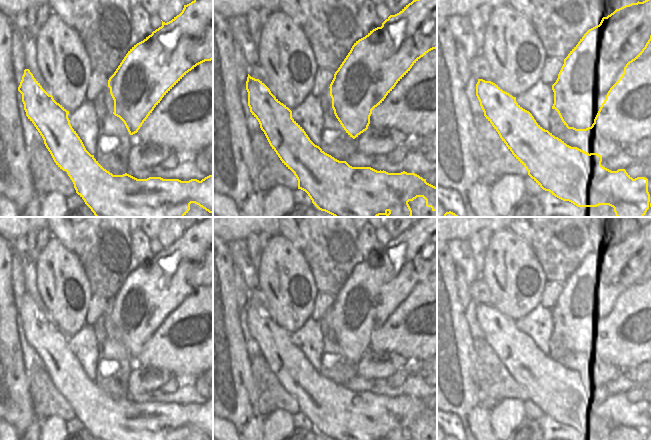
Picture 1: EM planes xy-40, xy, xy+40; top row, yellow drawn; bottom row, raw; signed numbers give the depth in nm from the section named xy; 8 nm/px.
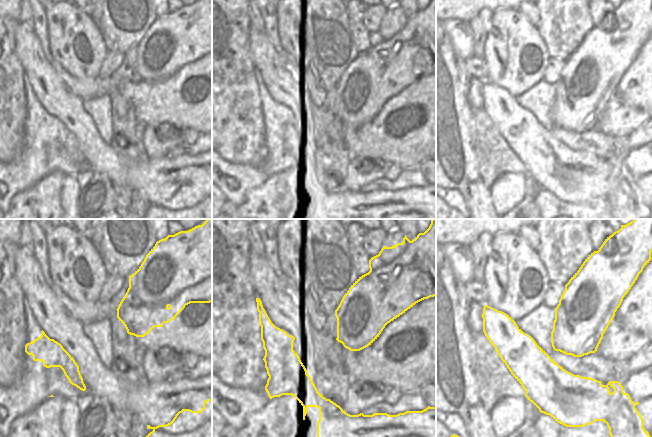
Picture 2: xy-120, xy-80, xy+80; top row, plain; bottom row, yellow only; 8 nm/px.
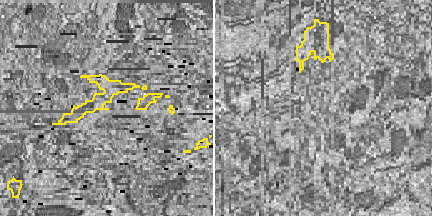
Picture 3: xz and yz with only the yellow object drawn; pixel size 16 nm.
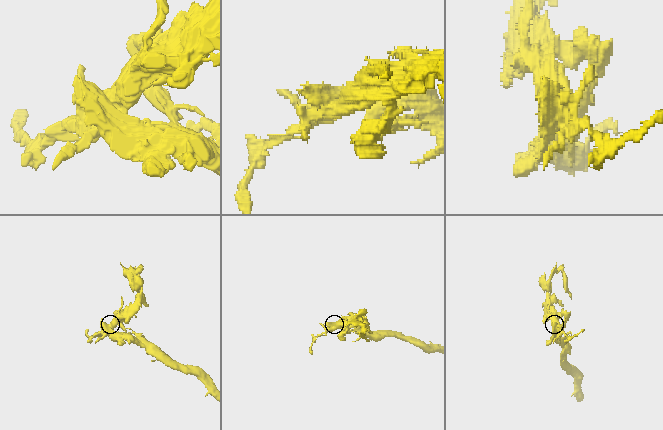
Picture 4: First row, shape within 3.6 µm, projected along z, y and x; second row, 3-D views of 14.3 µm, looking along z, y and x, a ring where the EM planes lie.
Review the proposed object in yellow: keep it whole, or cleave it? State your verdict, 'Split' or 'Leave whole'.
Split

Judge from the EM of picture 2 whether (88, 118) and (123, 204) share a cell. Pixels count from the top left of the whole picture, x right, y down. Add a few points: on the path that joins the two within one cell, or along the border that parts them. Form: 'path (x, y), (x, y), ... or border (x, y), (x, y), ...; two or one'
border (125, 184), (134, 196), (143, 200); two

